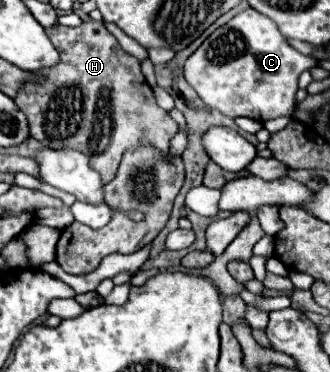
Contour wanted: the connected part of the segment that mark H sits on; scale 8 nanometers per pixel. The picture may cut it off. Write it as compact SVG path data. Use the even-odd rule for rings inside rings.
M84 22L78 28L58 24L48 28L46 34L60 52L60 62L40 70L40 80L26 84L16 96L18 108L28 116L32 138L46 148L76 148L84 152L104 184L116 176L122 152L144 140L144 130L150 132L150 144L168 152L170 138L178 132L178 124L156 104L140 72L138 58L124 52L118 40L100 22ZM98 98L100 130L94 130Z

